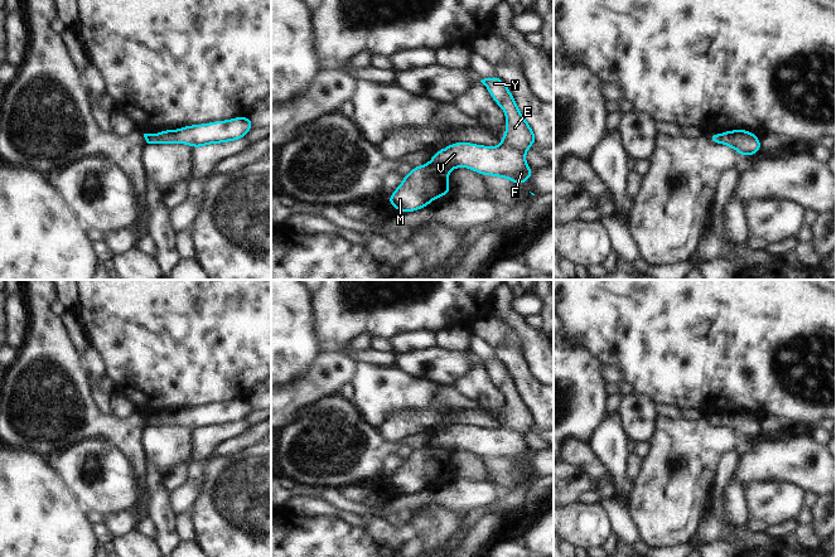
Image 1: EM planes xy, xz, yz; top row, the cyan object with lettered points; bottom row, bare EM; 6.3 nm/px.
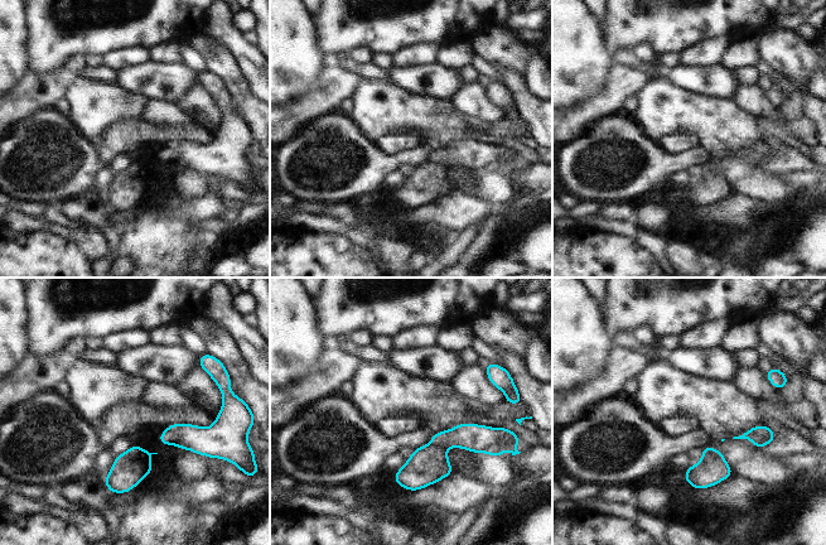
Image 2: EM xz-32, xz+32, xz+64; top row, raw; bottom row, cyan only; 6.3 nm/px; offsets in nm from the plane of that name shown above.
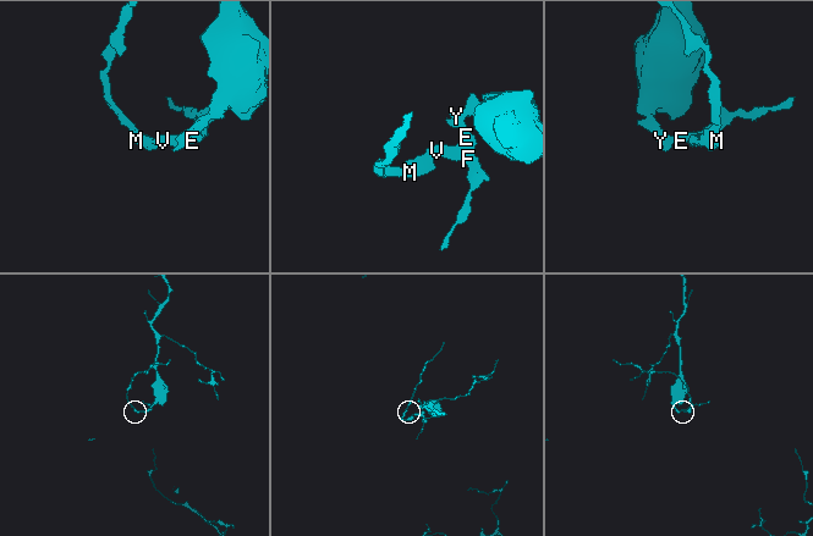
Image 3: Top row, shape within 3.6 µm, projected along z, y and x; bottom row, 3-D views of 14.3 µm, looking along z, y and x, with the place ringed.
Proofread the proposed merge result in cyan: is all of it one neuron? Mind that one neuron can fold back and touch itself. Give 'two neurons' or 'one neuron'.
two neurons

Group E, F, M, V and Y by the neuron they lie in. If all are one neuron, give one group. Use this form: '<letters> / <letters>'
E F V Y / M

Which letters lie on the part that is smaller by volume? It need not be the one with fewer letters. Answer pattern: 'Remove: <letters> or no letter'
Remove: M

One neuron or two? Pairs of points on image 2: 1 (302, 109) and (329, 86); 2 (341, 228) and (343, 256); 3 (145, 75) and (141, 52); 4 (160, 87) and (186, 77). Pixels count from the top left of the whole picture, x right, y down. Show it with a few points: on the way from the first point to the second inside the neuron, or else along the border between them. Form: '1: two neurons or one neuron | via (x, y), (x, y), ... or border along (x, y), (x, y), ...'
1: one neuron | via (308, 107), (323, 92)
2: two neurons | border along (310, 234), (343, 235)
3: two neurons | border along (149, 61), (117, 72)
4: one neuron | via (167, 82), (179, 78)

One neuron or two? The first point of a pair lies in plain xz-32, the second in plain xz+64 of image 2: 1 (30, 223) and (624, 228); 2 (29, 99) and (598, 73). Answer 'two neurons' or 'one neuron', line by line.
1: one neuron
2: two neurons

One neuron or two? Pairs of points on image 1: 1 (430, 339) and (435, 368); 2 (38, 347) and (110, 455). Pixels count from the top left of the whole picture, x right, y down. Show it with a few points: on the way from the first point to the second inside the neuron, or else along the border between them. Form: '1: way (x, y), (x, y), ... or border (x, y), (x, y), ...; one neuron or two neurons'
1: border (436, 345), (429, 349), (402, 353); two neurons
2: border (69, 446), (90, 439), (110, 439), (125, 453); two neurons

